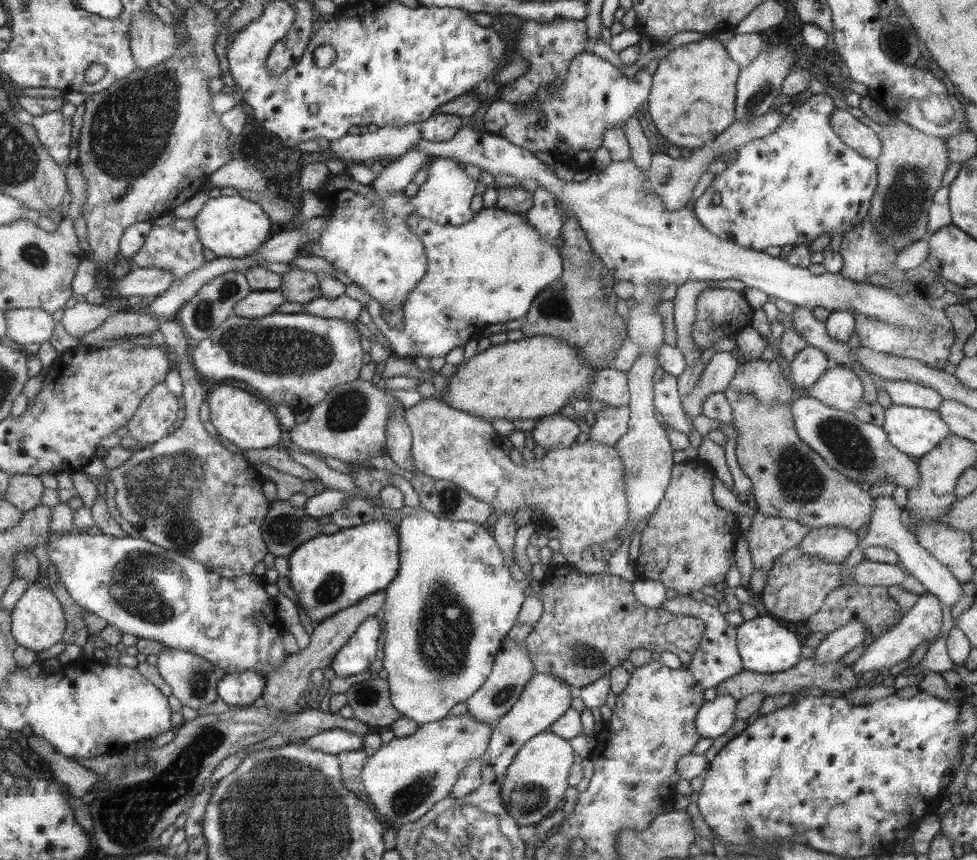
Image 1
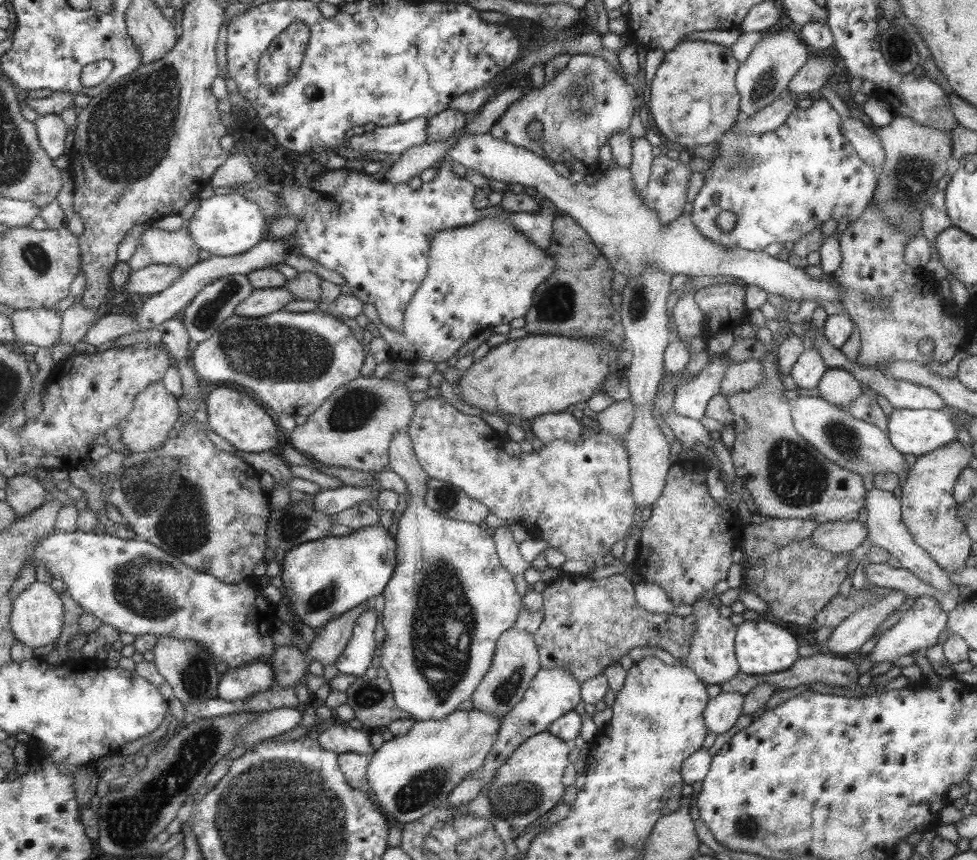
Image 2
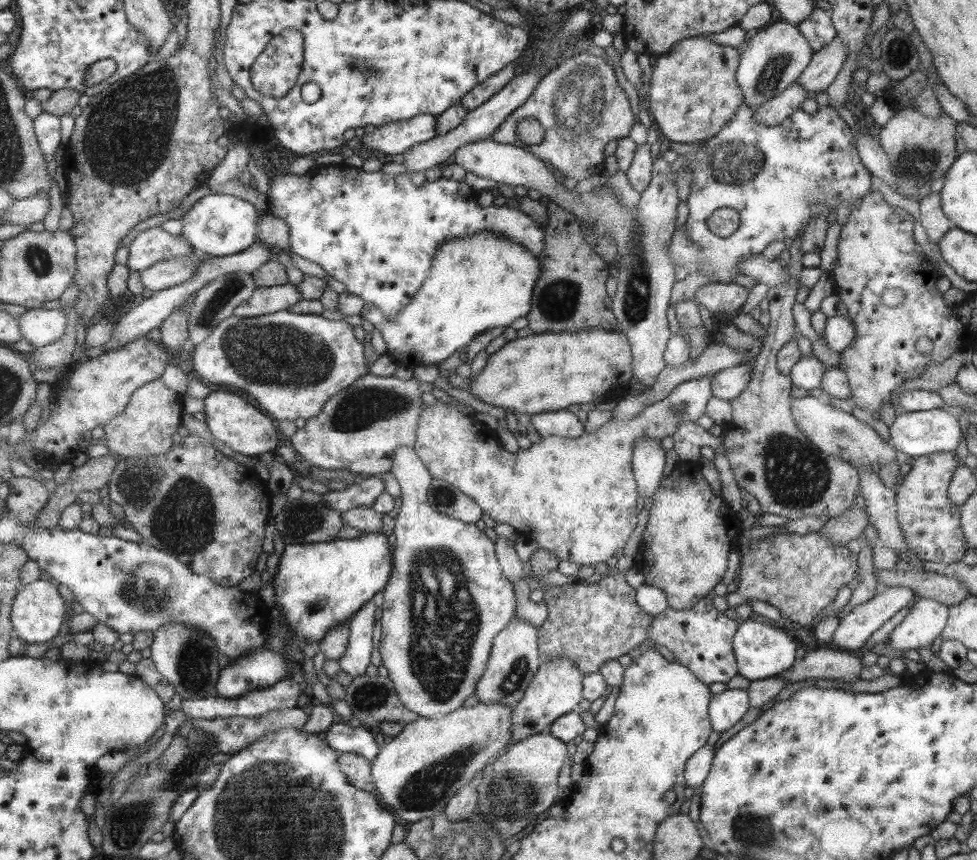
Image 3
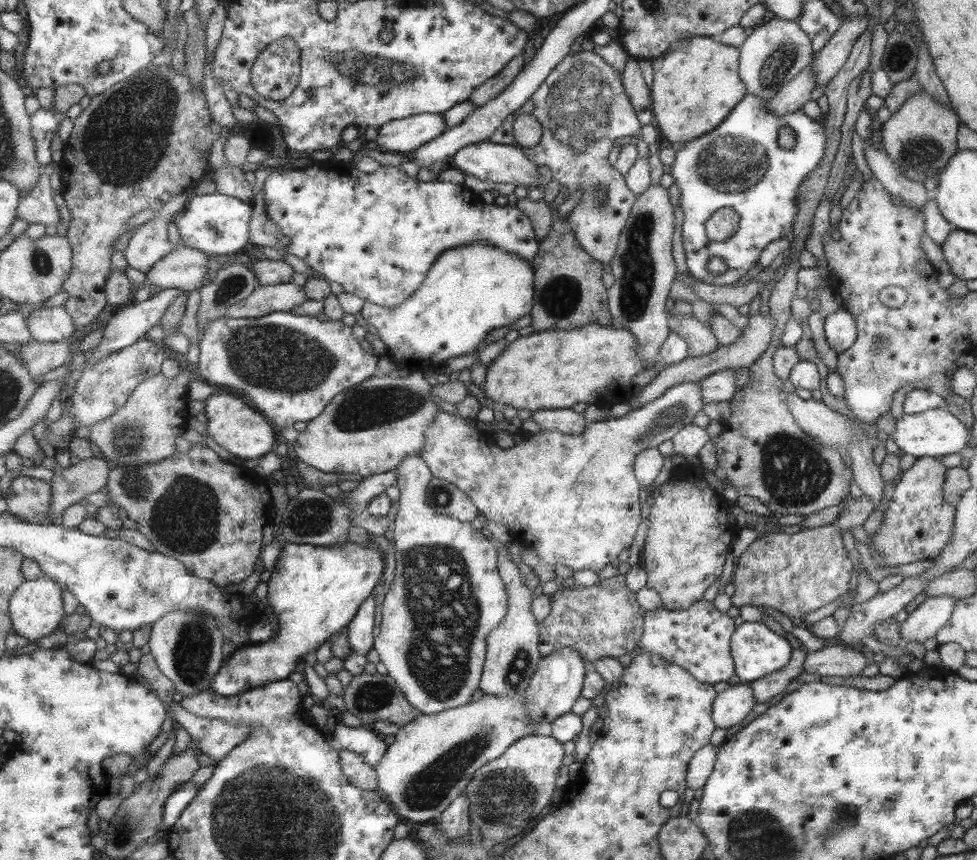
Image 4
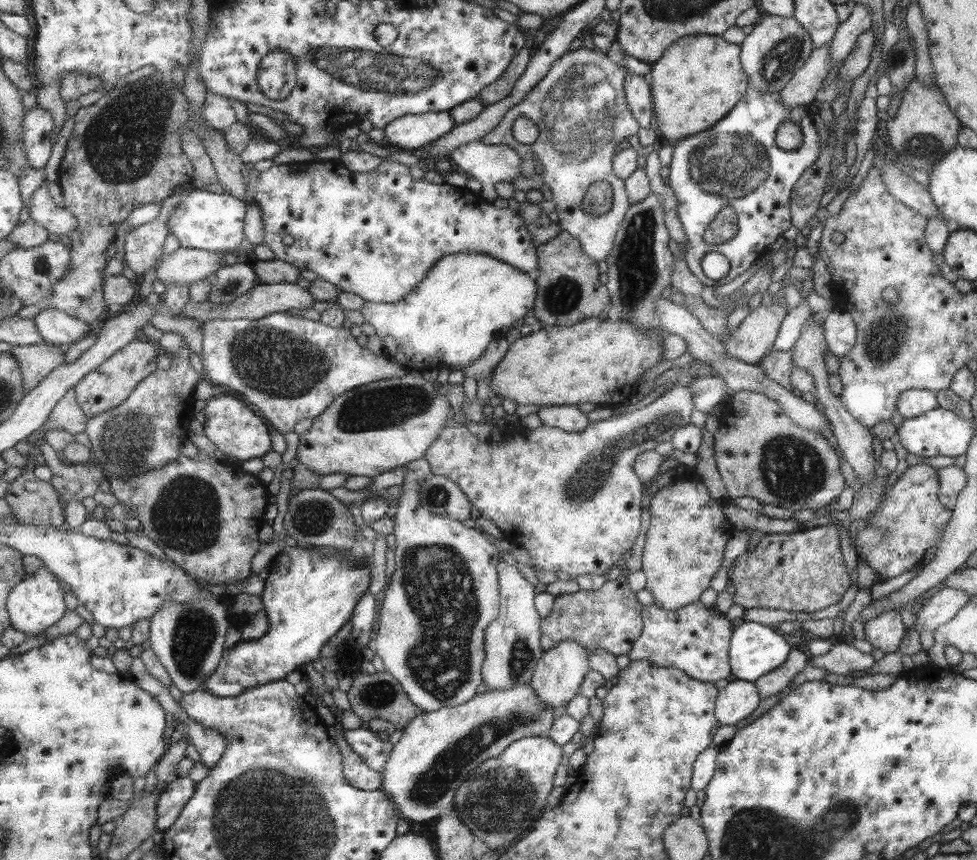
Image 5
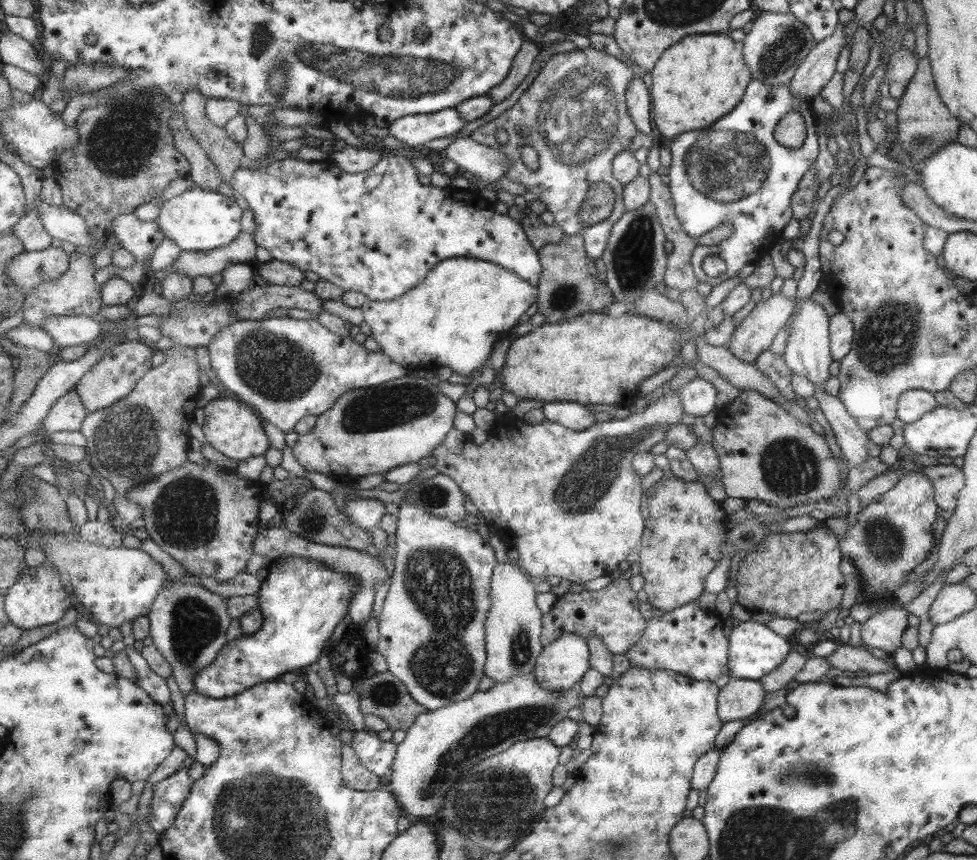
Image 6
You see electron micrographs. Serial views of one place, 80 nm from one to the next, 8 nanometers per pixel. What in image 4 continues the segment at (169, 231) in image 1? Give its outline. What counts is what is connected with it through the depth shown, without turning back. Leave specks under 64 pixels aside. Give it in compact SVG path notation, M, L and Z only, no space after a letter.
M192 189L168 202L152 220L148 220L133 231L123 251L131 268L146 274L176 249L169 240L167 228L169 222L173 222L171 216L185 208L183 205L191 196Z

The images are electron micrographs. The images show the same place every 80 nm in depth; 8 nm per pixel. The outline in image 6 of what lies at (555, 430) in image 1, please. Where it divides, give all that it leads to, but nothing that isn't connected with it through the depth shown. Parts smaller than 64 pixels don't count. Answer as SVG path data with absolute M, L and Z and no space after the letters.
M551 402L542 406L544 420L554 421L575 431L585 430L595 422L594 414L577 402Z

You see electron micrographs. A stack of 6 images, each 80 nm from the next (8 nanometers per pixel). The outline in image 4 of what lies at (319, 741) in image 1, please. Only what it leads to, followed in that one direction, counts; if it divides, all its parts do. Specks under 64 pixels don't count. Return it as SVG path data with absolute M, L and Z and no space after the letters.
M340 722L334 730L331 742L339 751L353 752L371 767L377 765L387 752L387 746L378 740L375 731L362 725L347 727Z

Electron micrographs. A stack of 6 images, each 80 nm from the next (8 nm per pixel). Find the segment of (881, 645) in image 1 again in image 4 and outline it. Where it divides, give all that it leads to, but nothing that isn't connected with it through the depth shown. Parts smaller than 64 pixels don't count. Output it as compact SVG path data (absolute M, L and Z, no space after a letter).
M950 596L927 597L901 623L901 645L906 642L925 642L947 622L957 600Z

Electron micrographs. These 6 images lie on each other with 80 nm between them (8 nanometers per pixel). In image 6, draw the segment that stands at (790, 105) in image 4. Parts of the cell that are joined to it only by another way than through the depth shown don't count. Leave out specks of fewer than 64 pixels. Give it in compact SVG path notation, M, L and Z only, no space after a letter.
M839 23L831 36L814 43L814 47L788 82L794 96L811 99L829 82L835 72L837 55L845 44L844 26L845 24Z

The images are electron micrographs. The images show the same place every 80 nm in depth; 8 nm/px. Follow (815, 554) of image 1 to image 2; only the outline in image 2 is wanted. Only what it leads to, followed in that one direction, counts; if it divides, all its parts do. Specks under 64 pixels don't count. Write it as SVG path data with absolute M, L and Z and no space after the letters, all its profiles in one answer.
M856 518L847 522L824 521L814 527L809 537L819 549L835 555L845 555L863 546L866 536L866 528Z

